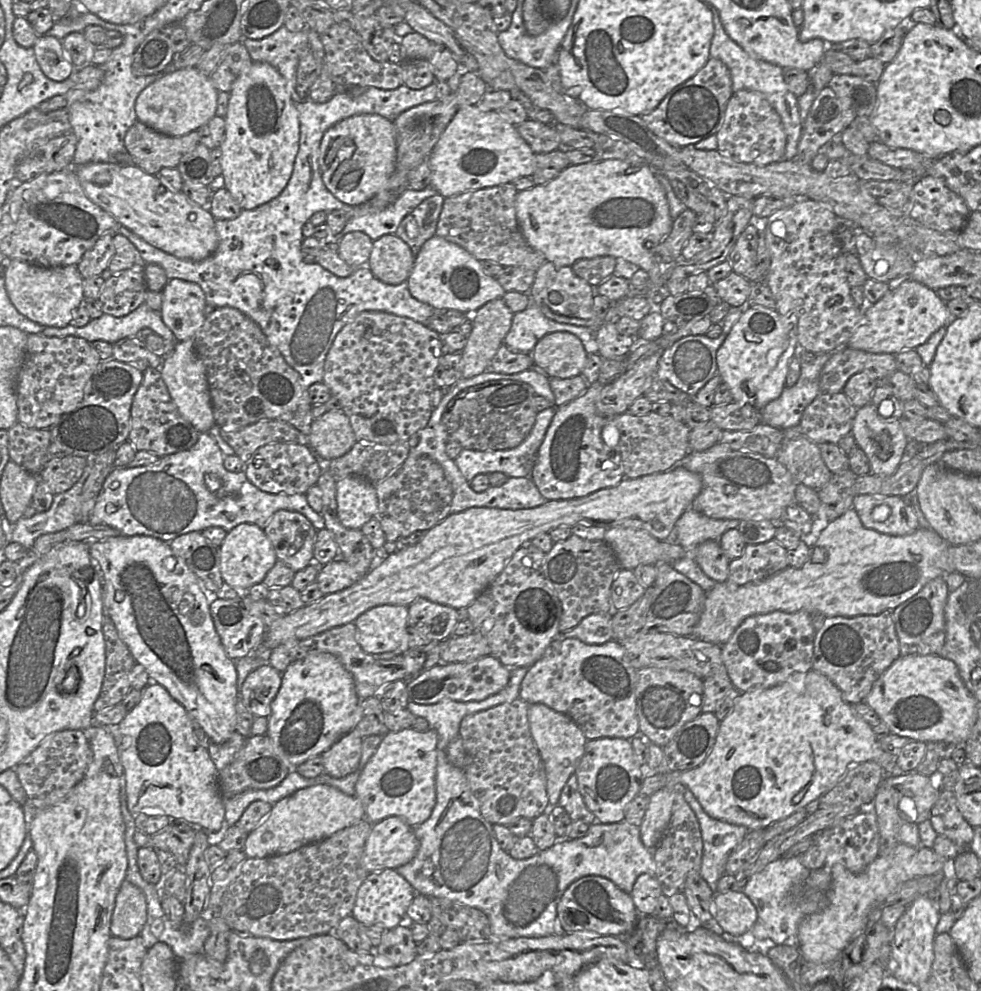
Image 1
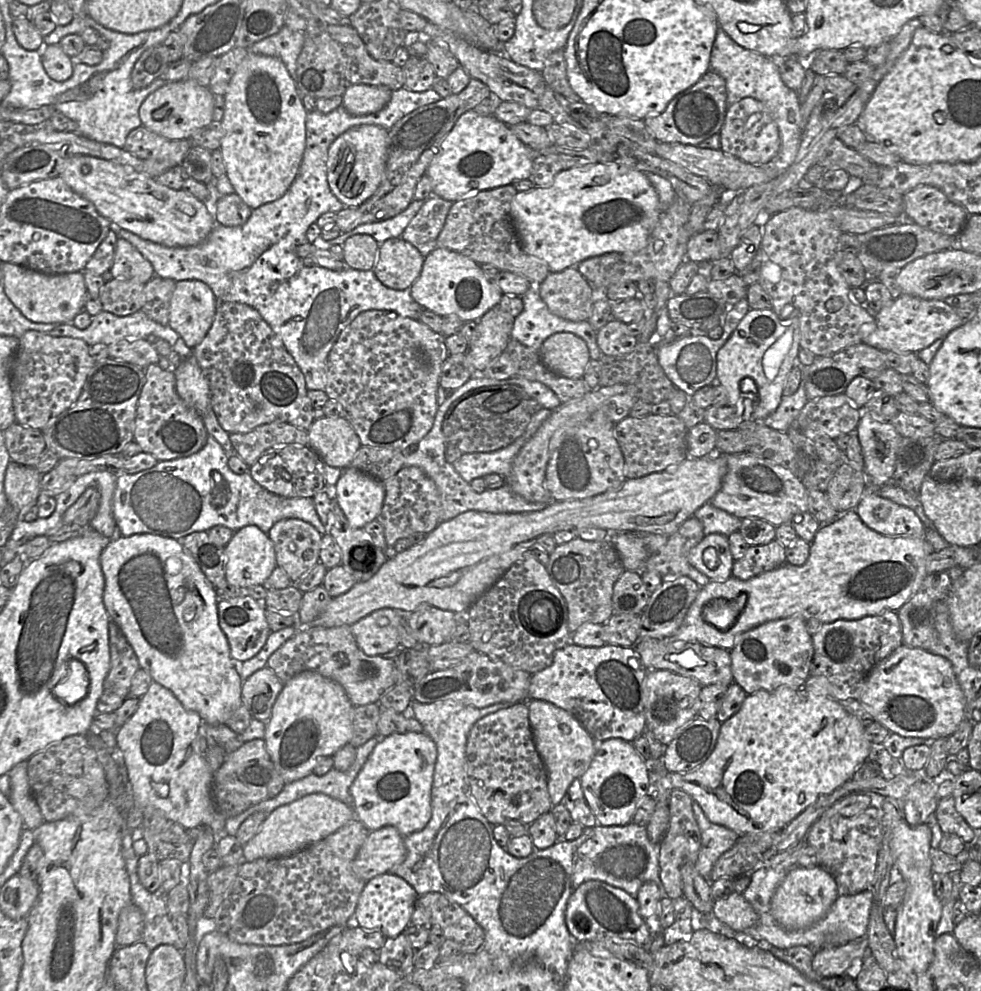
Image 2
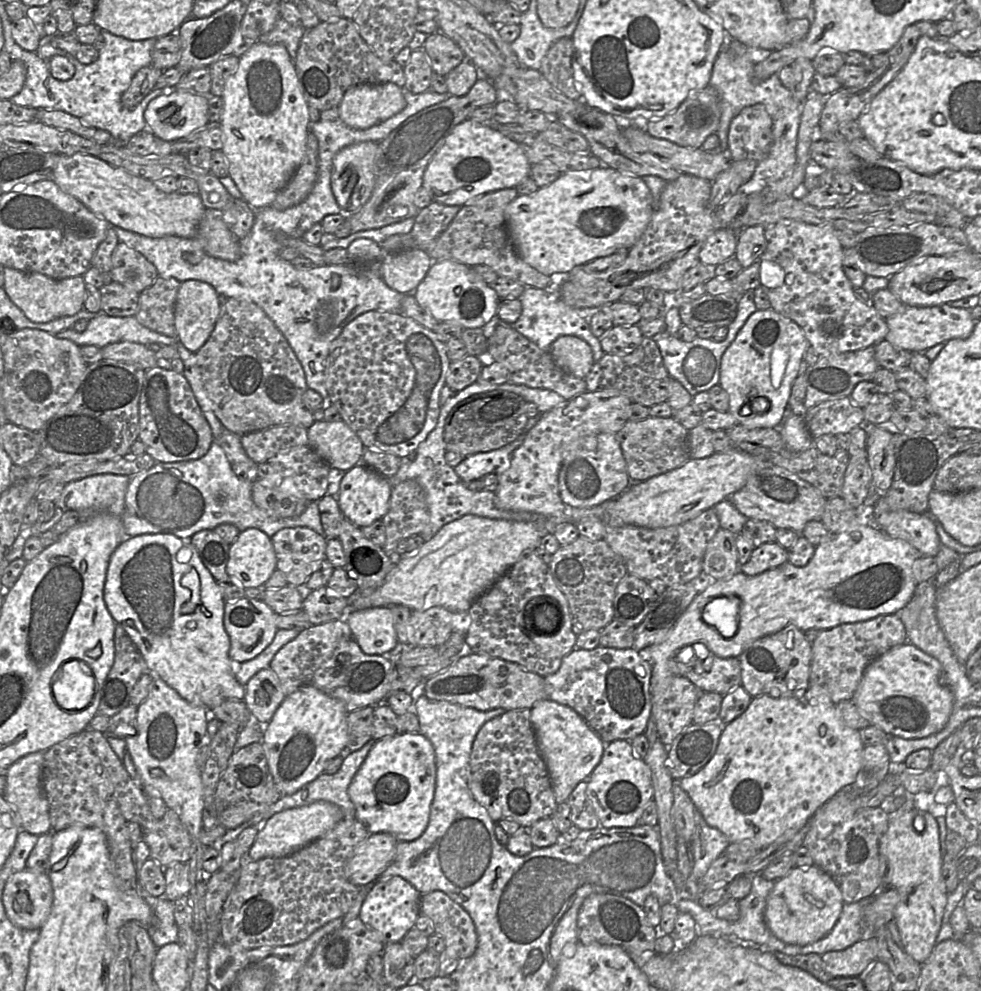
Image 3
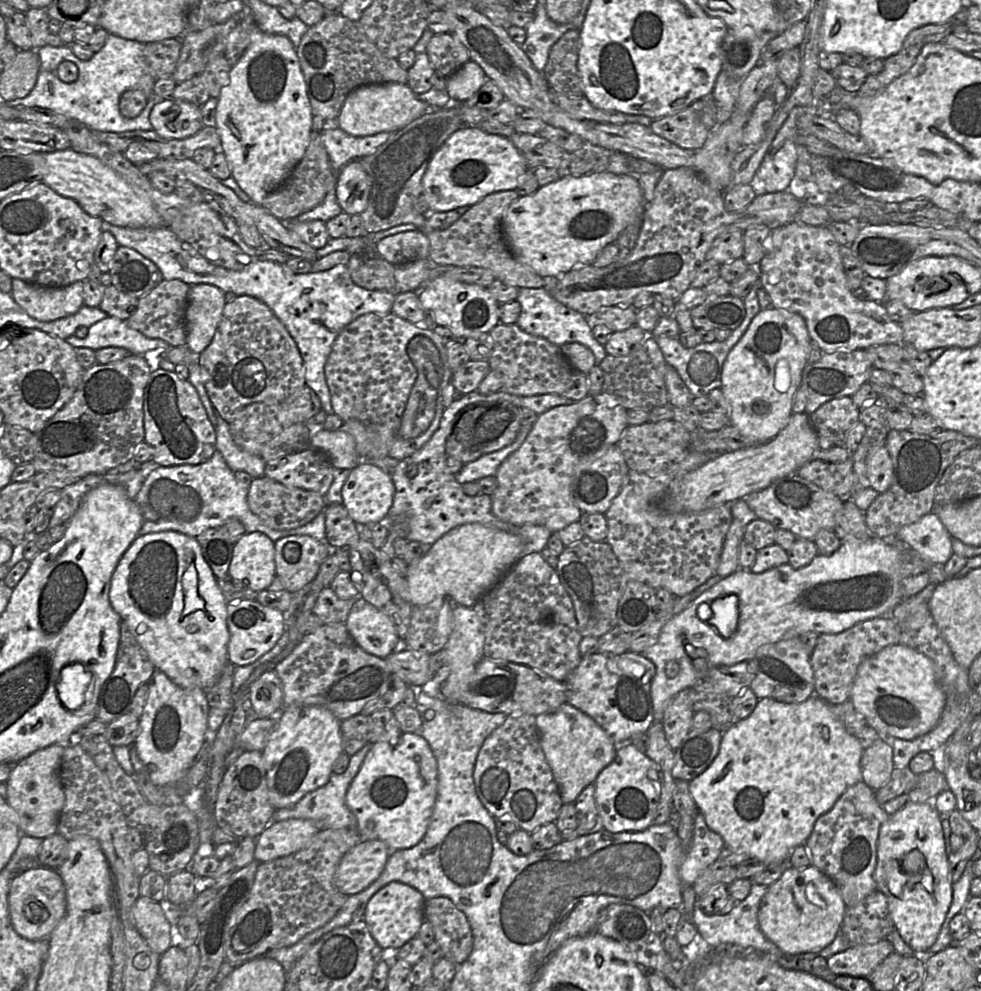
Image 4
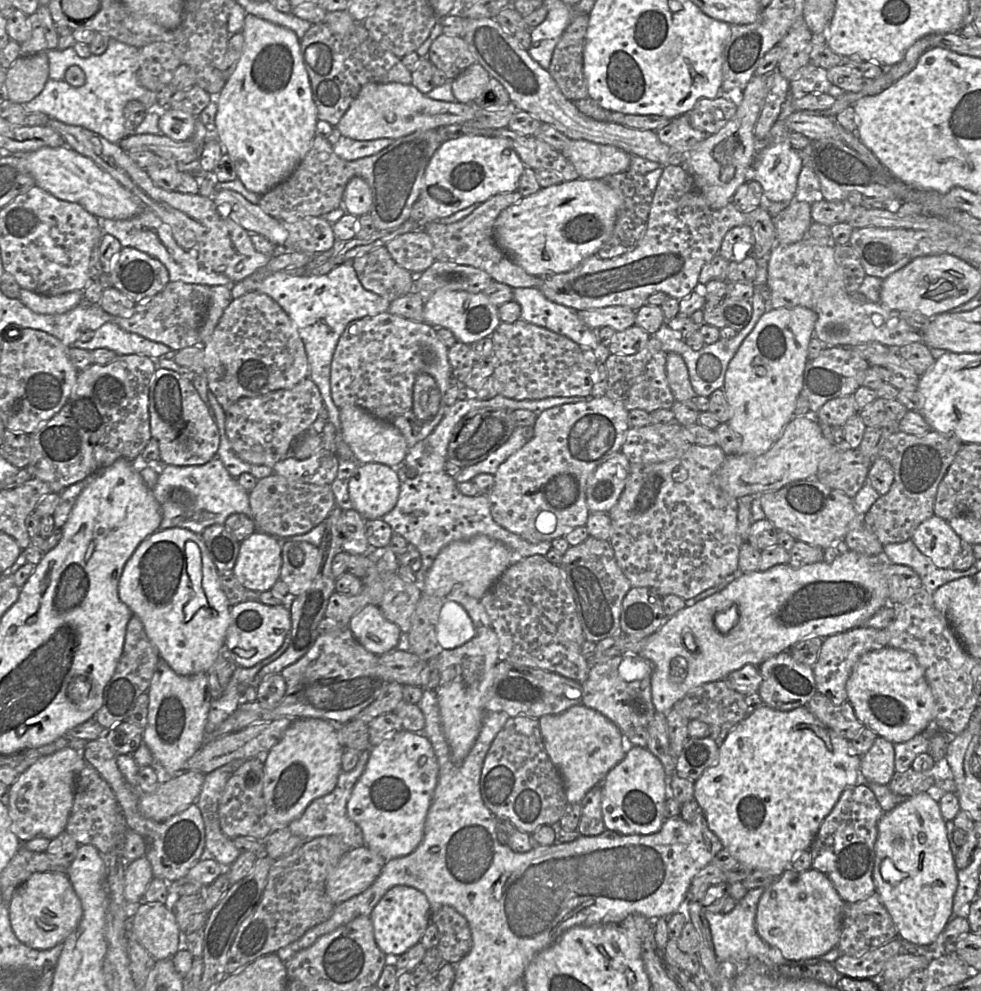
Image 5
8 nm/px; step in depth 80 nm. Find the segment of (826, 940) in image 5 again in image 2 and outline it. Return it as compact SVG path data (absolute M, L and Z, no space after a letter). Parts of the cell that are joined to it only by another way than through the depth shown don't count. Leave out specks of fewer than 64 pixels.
M821 866L791 868L776 888L770 902L771 914L787 930L799 930L819 921L838 898L838 887L830 872Z

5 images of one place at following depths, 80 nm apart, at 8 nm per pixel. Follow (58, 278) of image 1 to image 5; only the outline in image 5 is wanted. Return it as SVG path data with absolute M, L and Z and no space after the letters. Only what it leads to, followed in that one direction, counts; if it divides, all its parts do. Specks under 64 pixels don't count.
M21 288L19 300L38 314L62 314L74 309L83 301L83 292L71 291L50 296Z

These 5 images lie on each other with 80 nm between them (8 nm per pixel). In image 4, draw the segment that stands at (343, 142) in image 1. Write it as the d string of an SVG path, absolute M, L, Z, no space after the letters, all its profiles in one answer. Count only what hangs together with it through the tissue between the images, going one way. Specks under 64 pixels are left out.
M359 160L347 163L338 172L335 193L343 212L360 215L367 207L371 179Z

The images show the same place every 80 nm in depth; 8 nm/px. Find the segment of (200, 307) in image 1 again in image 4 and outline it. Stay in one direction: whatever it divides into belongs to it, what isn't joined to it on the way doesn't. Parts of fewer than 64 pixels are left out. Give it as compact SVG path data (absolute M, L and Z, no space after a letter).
M212 284L190 286L185 325L186 346L200 354L211 343L227 302L226 293Z

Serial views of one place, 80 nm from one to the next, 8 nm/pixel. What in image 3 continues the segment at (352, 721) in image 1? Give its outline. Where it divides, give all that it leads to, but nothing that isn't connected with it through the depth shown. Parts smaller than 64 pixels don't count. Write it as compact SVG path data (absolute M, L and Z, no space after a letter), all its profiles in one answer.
M306 685L286 695L269 723L263 726L265 754L281 795L295 793L324 771L326 762L344 755L348 743L348 711L343 702Z

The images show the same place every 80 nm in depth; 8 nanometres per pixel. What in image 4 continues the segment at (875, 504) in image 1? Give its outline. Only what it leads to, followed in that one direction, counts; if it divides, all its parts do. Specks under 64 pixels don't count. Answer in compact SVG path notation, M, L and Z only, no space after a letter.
M935 512L902 527L893 537L917 551L922 559L944 565L953 554L952 537Z

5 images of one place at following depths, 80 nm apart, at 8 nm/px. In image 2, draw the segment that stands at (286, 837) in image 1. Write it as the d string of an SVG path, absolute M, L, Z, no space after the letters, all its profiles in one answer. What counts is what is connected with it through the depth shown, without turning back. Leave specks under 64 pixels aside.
M323 793L308 794L274 809L243 847L243 861L291 856L314 844L355 818L353 807Z

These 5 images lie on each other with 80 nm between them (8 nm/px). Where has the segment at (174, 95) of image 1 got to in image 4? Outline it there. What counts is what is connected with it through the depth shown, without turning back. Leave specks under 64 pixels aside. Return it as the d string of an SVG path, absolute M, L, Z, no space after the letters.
M173 98L158 102L149 118L153 130L165 139L185 139L203 127L201 107Z

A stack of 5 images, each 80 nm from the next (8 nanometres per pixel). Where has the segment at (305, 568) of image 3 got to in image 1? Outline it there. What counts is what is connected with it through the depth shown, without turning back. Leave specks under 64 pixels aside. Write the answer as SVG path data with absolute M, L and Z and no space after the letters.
M278 510L270 518L264 532L273 545L277 559L294 572L314 562L317 530L303 514Z

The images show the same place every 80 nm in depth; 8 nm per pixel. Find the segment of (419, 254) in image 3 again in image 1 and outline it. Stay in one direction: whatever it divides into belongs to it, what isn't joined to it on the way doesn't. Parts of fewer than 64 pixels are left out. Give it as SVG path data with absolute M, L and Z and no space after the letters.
M394 234L373 241L367 268L379 281L398 285L407 281L415 256L410 247Z

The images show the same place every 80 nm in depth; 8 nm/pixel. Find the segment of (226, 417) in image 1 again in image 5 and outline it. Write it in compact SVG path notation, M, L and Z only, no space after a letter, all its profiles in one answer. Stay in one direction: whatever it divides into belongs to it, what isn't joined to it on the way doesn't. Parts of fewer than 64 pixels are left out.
M251 291L233 299L210 340L202 345L208 389L224 411L244 397L257 397L280 389L290 389L309 378L309 362L295 323L270 296Z

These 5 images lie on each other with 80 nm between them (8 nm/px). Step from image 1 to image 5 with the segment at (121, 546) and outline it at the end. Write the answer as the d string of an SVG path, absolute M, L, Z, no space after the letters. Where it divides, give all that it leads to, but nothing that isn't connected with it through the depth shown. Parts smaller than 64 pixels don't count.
M174 527L144 539L123 568L118 596L141 620L160 658L178 675L207 672L225 645L230 605L200 534Z

